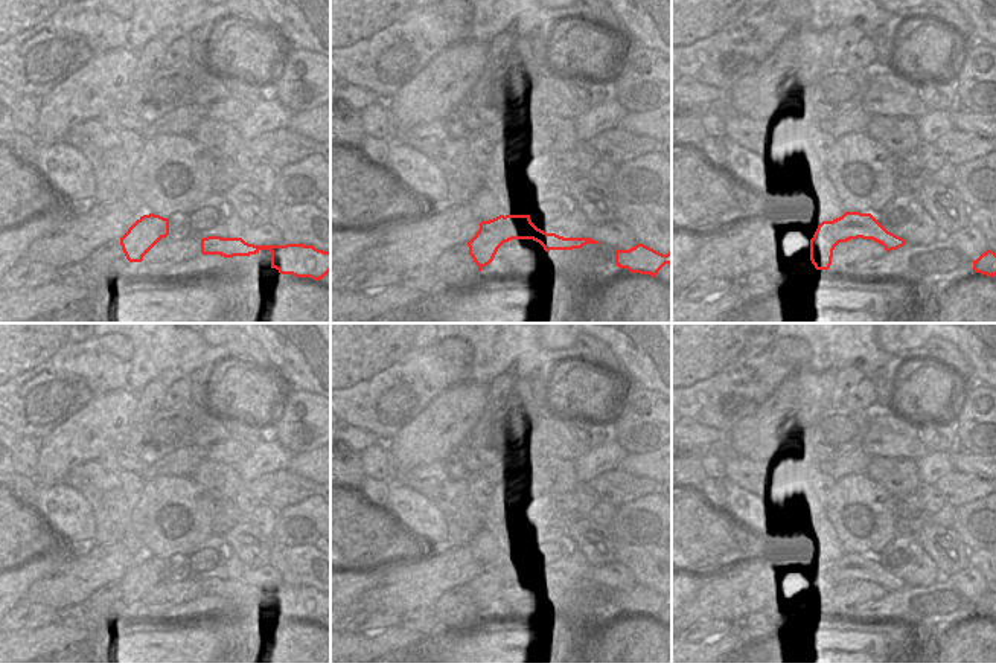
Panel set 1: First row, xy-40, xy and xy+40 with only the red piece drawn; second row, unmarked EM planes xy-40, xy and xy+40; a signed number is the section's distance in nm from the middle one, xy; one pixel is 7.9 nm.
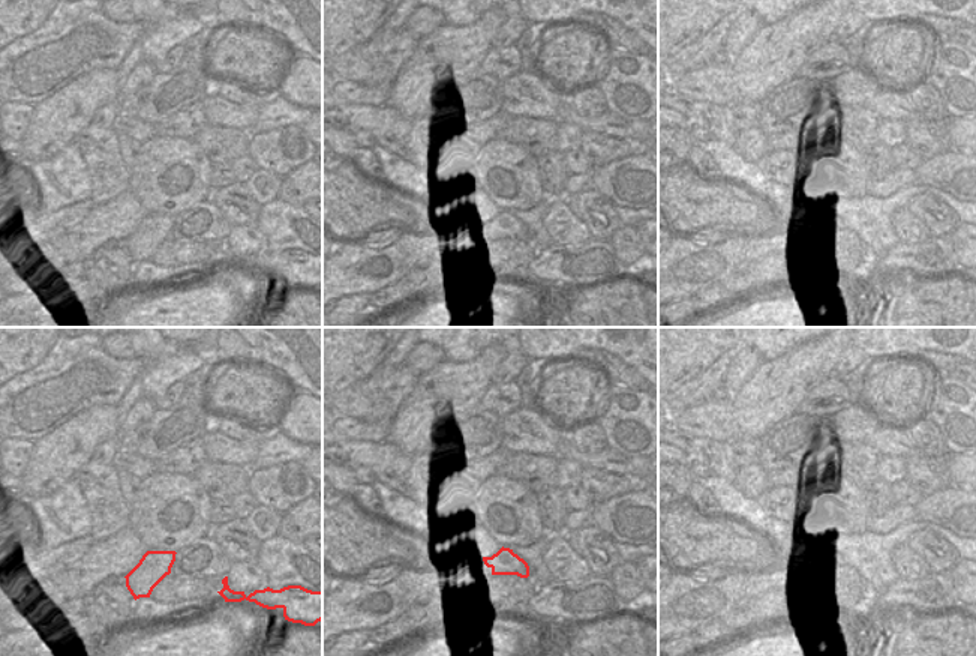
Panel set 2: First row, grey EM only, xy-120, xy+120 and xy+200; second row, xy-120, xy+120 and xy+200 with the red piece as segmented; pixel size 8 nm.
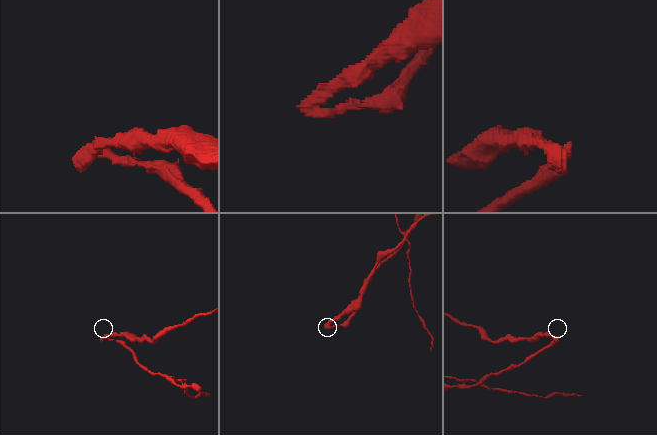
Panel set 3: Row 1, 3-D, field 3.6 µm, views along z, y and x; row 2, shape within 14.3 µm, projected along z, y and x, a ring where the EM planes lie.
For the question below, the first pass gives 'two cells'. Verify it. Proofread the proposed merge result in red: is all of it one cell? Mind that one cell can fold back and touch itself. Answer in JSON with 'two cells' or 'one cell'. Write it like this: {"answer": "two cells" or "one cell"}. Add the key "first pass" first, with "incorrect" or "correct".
{"first pass": "correct", "answer": "two cells"}

